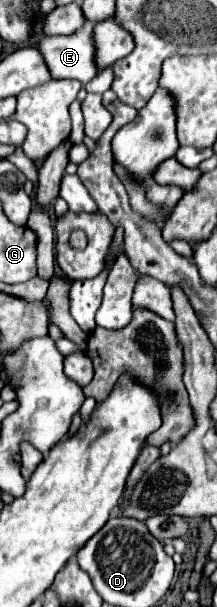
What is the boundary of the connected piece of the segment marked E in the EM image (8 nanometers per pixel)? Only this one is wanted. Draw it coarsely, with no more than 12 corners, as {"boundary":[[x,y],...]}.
{"boundary":[[93,28],[45,36],[39,50],[53,78],[97,76]]}

